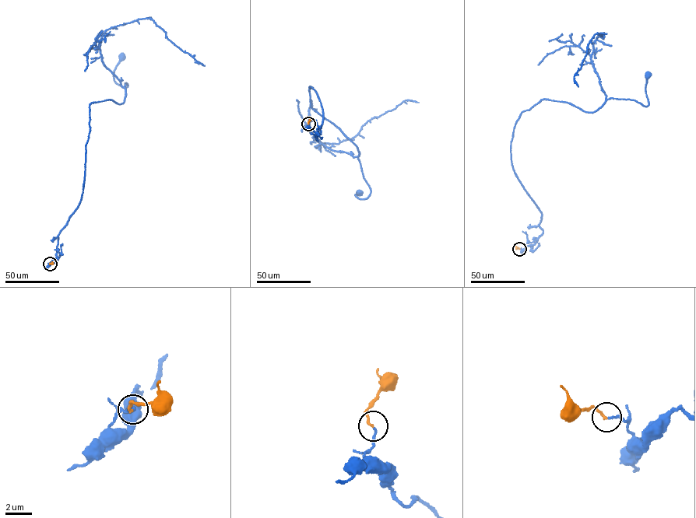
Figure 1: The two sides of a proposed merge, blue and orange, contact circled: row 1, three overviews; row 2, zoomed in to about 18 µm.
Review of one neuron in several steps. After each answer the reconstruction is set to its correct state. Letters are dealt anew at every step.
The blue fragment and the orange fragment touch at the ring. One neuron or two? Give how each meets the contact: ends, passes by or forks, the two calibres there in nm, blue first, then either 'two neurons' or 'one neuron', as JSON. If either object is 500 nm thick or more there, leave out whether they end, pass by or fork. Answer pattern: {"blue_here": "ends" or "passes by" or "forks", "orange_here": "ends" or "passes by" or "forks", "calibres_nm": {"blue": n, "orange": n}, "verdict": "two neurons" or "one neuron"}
{"blue_here": "ends", "orange_here": "ends", "calibres_nm": {"blue": 170, "orange": 190}, "verdict": "one neuron"}

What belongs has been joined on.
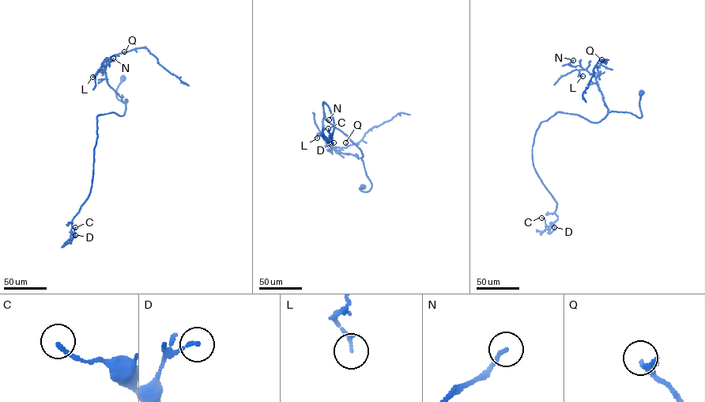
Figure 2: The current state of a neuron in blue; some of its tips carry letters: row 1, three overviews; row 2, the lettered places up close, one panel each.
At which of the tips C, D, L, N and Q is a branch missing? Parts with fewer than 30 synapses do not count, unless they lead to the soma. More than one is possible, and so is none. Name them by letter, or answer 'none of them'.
none of them

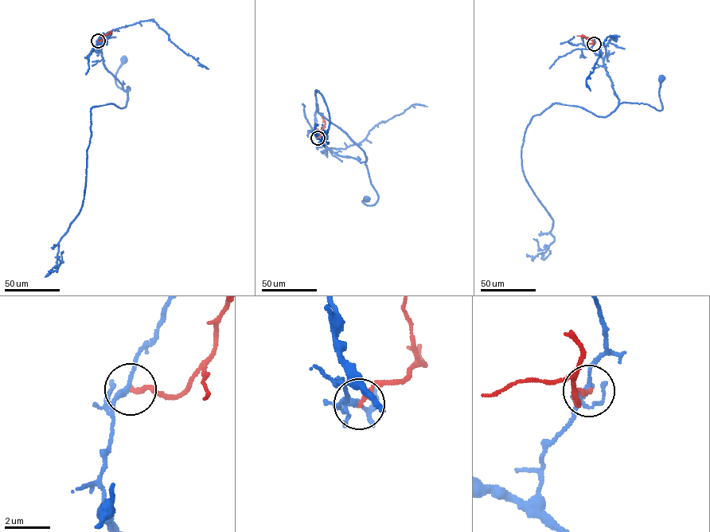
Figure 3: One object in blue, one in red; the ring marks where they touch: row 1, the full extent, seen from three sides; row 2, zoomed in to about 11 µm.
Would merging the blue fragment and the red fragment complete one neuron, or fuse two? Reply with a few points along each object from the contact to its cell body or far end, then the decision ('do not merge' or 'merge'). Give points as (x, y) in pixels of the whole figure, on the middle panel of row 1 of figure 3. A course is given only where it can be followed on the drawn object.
blue runs (317, 138), (334, 153), (364, 162), (378, 198), (376, 203), (368, 205), (361, 201), (366, 197); red runs (317, 138), (325, 123), (321, 117); do not merge

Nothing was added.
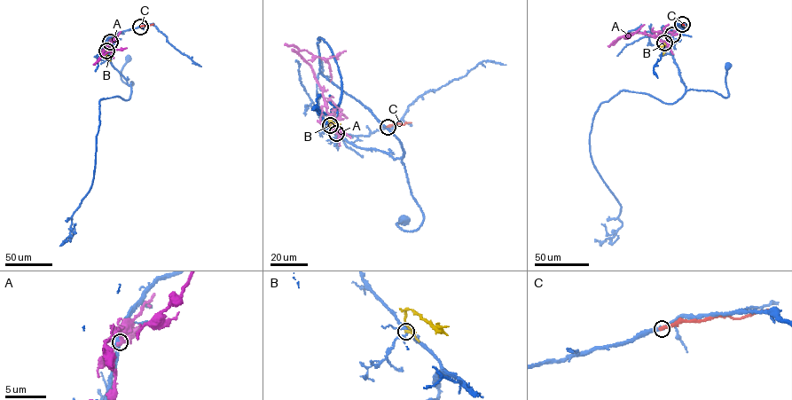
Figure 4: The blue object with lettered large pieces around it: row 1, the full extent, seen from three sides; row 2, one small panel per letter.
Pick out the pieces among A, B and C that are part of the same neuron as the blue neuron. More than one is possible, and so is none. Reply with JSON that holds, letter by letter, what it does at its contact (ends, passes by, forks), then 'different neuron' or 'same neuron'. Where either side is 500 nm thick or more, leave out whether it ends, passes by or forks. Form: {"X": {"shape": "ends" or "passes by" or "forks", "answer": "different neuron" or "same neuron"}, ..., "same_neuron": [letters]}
{"A": {"shape": "passes by", "answer": "different neuron"}, "B": {"shape": "ends", "answer": "different neuron"}, "C": {"shape": "ends", "answer": "different neuron"}, "same_neuron": []}

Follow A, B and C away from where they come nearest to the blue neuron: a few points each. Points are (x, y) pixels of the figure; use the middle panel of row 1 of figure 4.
A: (335, 133), (329, 122), (322, 88), (311, 66), (298, 51), (306, 50), (327, 61), (330, 82)
B: (330, 125), (331, 121), (341, 123)
C: (388, 127), (411, 122)

